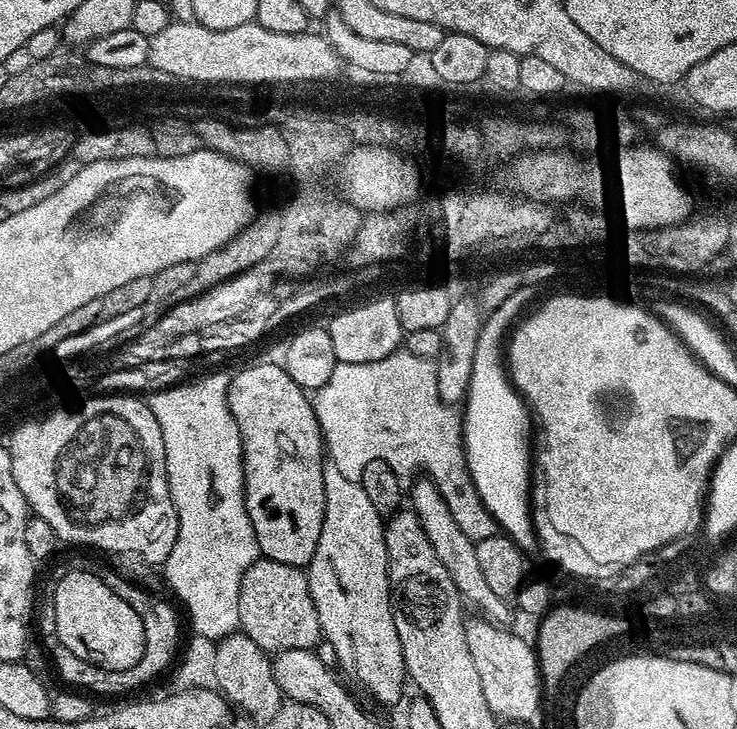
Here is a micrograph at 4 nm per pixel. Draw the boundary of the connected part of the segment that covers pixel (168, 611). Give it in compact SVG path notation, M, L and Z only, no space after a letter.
M114 570L111 576L108 576L108 580L116 580L116 584L120 584L118 598L130 602L130 606L134 606L137 610L148 608L148 612L146 611L146 631L144 633L144 653L142 658L138 658L138 662L134 666L130 666L130 670L100 668L96 664L78 659L74 653L66 650L66 646L56 639L55 632L43 633L42 640L44 640L45 646L48 647L53 662L56 663L57 674L68 683L65 685L76 690L83 690L88 694L97 692L100 696L120 696L123 692L132 692L135 688L150 683L155 676L162 675L164 671L167 673L173 667L174 661L182 648L180 620L176 617L175 610L166 601L159 600L158 597L151 596L148 592L143 592L136 584L131 584L127 575Z

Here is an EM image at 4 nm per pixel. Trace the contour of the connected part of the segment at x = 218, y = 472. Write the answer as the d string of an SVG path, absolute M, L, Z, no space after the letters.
M212 370L214 372L210 373L209 376L204 376L201 380L196 380L193 384L180 384L177 383L175 386L166 387L160 391L155 391L151 393L147 397L146 403L148 409L152 411L154 414L154 418L158 418L158 426L162 430L162 442L166 446L166 470L168 471L168 485L170 486L170 494L172 495L172 501L174 502L174 506L176 507L176 513L178 514L178 538L174 542L174 550L170 550L170 554L167 558L164 559L164 563L162 565L162 571L164 571L164 576L168 579L168 584L172 587L172 592L177 596L178 599L184 603L184 608L188 611L188 616L192 619L192 628L191 631L198 635L205 635L206 638L210 638L215 642L219 642L223 636L228 636L230 633L237 631L240 628L240 619L238 618L238 594L240 593L240 587L242 586L242 578L246 574L246 570L249 568L254 561L261 559L260 555L260 547L258 546L258 538L254 534L254 526L250 522L250 514L246 510L246 502L244 501L244 451L242 450L242 438L240 437L240 431L238 430L238 426L234 422L234 418L232 417L232 411L228 409L228 385L230 383L229 373L224 372L216 372L220 370Z

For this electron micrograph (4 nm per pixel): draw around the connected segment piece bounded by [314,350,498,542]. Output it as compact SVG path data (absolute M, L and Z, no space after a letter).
M397 350L386 358L378 358L378 362L338 362L334 366L334 374L330 374L330 382L315 389L314 407L320 420L320 433L324 435L327 459L338 466L338 471L345 478L359 480L366 462L371 460L386 462L401 478L415 477L421 464L423 475L438 486L446 506L450 506L450 514L454 514L454 522L458 522L466 538L475 542L497 535L494 514L490 514L486 502L482 502L468 469L461 413L453 405L442 402L433 361L418 358L418 354L410 354L407 350Z

